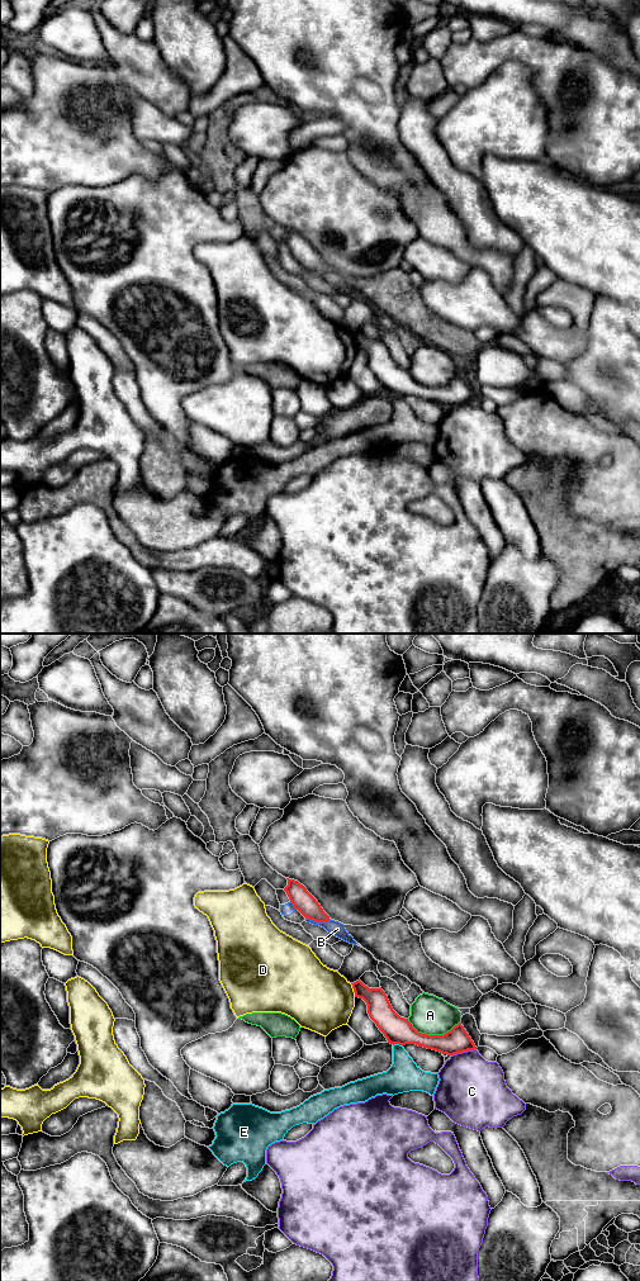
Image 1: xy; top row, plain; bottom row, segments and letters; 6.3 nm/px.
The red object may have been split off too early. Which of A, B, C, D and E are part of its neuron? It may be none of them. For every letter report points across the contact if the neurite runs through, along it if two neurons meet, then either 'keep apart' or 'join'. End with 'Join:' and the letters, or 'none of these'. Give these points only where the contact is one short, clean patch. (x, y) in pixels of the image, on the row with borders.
A: keep apart
B: along xy (306, 916), (316, 921), (330, 920) | keep apart
C: keep apart
D: keep apart
E: along xy (402, 1044), (393, 1045) | keep apart
Join: none of these

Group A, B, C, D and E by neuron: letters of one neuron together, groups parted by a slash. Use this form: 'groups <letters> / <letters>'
groups A / B / C / D / E

